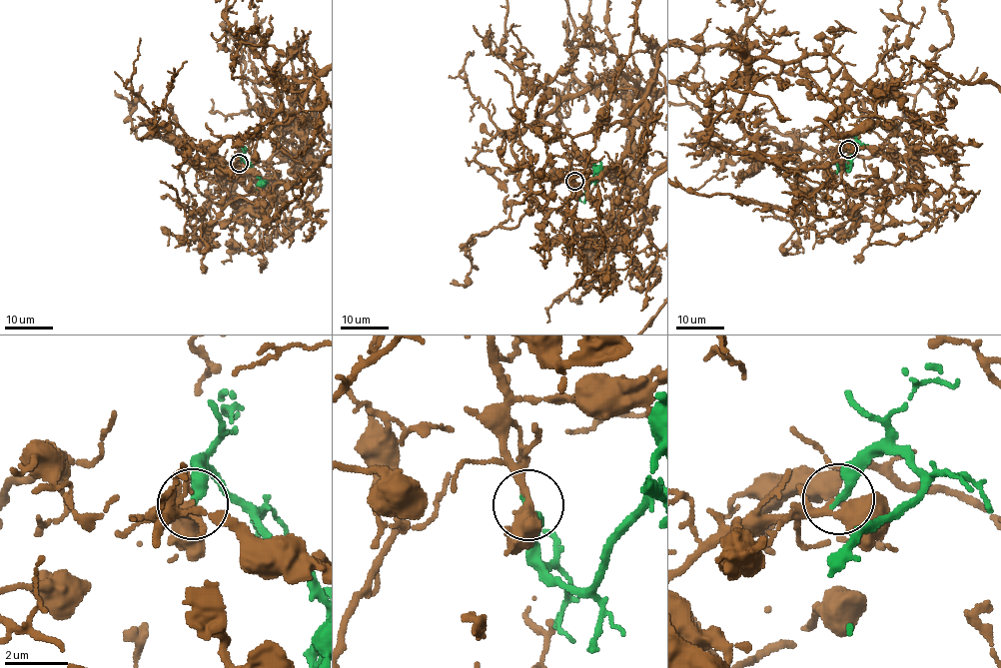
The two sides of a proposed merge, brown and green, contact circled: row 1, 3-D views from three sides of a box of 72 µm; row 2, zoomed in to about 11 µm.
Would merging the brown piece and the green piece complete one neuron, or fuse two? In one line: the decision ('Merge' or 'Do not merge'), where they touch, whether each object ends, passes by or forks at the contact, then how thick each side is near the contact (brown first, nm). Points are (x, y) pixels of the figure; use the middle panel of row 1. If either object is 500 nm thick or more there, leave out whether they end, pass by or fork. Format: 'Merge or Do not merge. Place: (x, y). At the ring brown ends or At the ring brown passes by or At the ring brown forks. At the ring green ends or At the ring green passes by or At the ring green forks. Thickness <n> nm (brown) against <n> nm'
Merge. Place: (574, 181). At the ring brown forks. At the ring green ends. Thickness 180 nm (brown) against 360 nm

